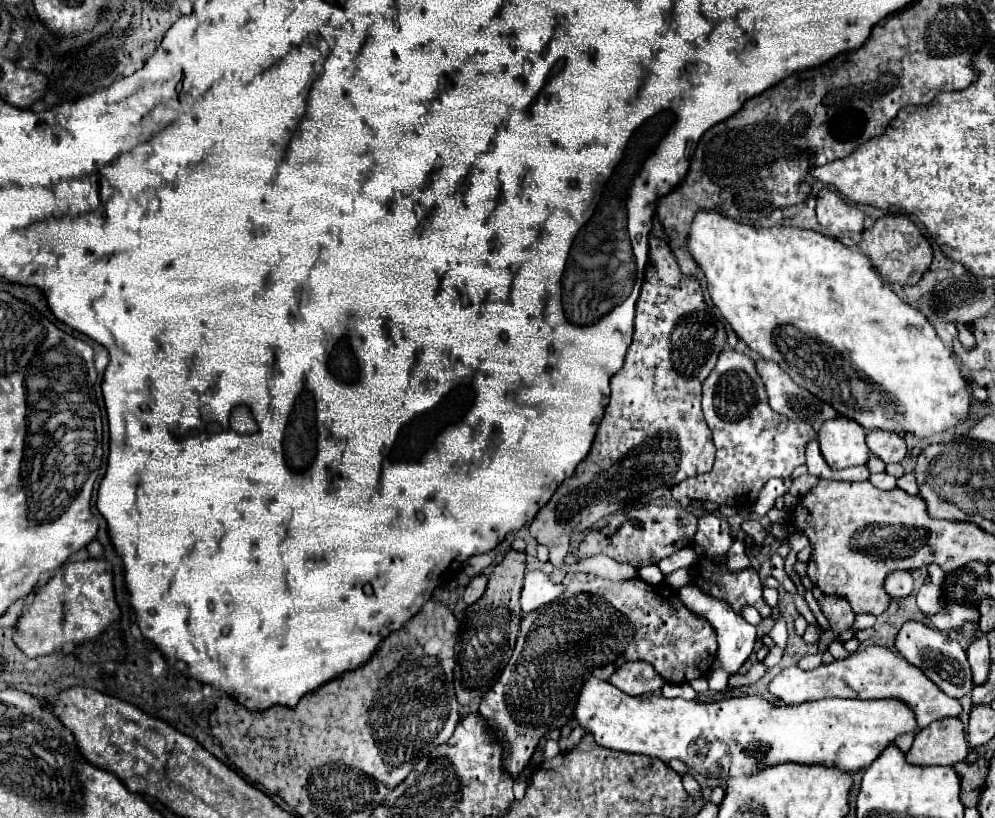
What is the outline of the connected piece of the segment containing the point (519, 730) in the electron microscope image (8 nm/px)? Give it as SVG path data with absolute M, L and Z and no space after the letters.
M588 572L566 574L562 584L566 586L566 592L556 602L534 610L522 620L514 654L496 686L492 686L492 690L480 702L478 710L478 714L492 730L496 742L502 746L504 768L514 780L530 762L542 736L554 728L562 728L574 722L576 700L582 684L588 678L608 680L622 664L644 660L650 662L666 682L684 684L686 678L688 682L704 678L716 658L716 632L710 628L710 624L686 610L680 598L672 598L674 594L660 590L660 586L650 586L642 580L614 584Z

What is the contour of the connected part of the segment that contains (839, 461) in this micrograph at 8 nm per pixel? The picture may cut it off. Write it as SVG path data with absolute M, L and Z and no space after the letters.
M844 416L826 420L822 424L818 442L824 460L836 470L866 464L870 458L870 448L866 446L866 428Z

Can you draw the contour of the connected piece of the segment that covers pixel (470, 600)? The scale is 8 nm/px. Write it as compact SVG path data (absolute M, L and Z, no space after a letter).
M478 574L472 578L472 582L468 584L466 592L464 592L464 602L466 604L474 604L482 598L484 590L486 590L486 584L488 584L488 576L486 574Z

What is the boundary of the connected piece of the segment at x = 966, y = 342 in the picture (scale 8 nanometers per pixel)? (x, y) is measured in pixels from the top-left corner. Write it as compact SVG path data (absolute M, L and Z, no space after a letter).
M958 324L958 332L960 332L960 336L958 336L958 340L962 342L962 346L966 348L966 350L972 350L974 346L976 346L976 342L974 342L974 336L972 336L972 332L964 326L964 324Z

